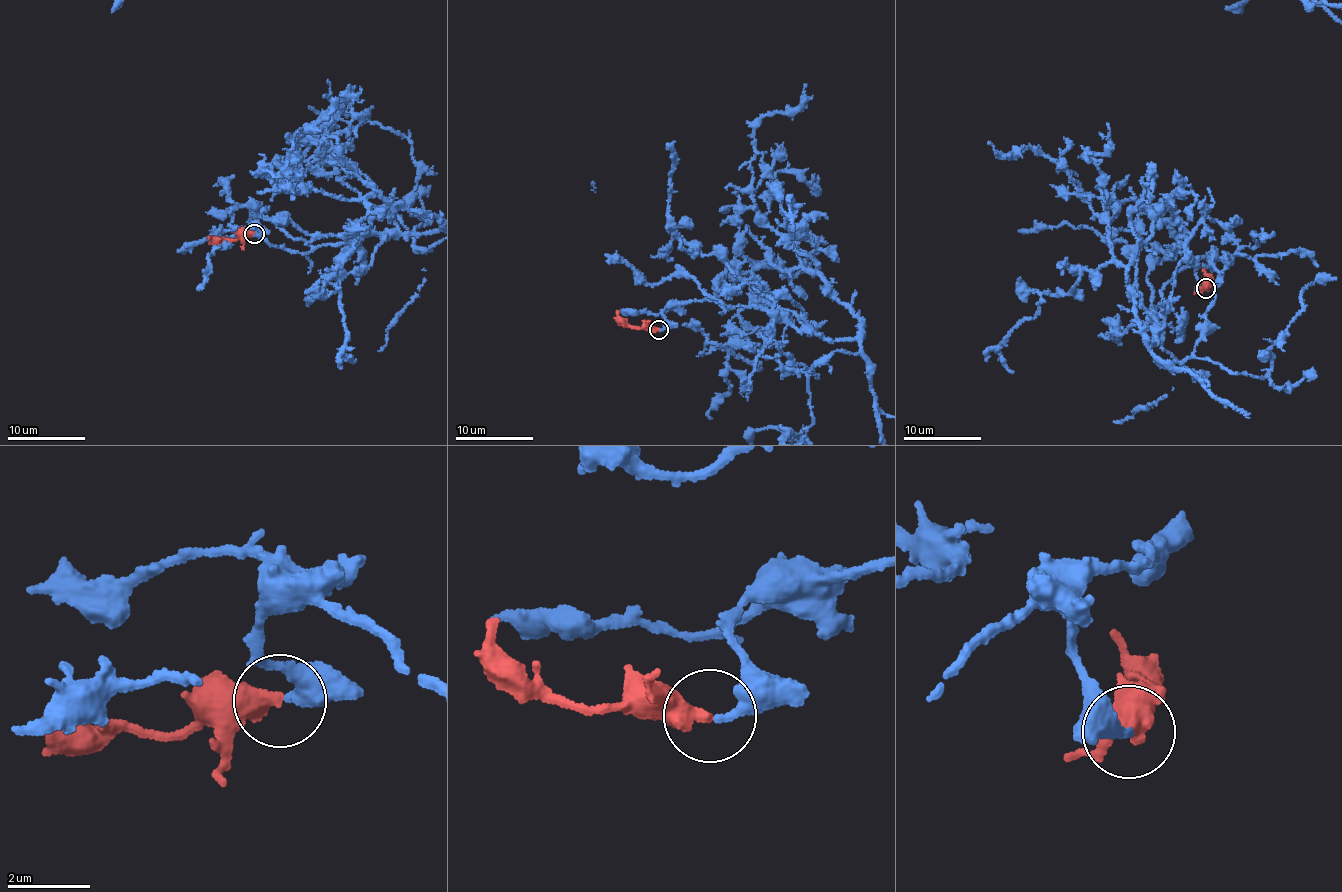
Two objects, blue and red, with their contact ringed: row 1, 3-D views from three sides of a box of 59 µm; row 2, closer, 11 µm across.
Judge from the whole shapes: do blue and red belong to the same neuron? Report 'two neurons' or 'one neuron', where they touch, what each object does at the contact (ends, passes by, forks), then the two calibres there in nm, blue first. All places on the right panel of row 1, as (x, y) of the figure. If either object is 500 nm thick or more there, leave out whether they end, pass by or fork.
one neuron; at (1206, 288); blue ends there; red ends there; 280 nm thick on the blue side, 440 nm on the other

